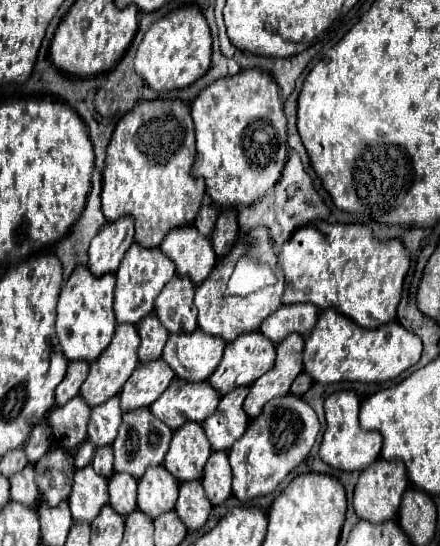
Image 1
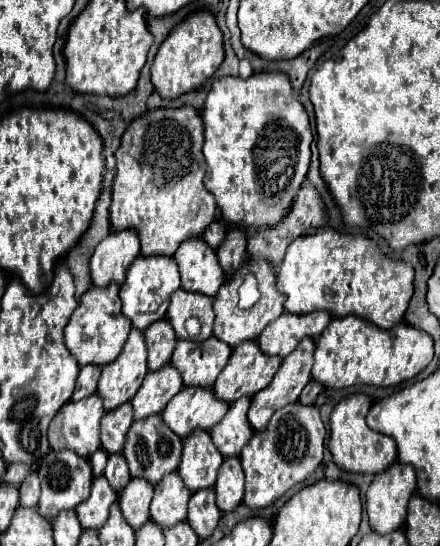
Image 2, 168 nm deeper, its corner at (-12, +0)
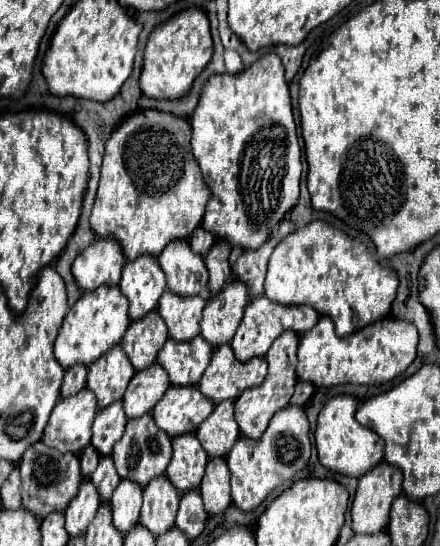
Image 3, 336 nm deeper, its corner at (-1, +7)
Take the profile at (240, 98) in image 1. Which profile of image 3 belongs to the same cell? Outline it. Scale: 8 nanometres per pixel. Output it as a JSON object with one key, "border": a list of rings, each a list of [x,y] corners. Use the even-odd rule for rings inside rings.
{"border":[[[269,53],[237,75],[211,75],[189,117],[191,151],[211,191],[201,227],[245,251],[261,247],[299,199],[301,149],[283,73],[279,55]]]}

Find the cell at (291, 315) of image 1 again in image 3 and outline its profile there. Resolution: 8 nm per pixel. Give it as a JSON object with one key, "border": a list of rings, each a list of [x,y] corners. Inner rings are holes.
{"border":[[[257,297],[249,303],[249,307],[245,309],[245,315],[241,319],[241,325],[231,341],[231,349],[235,353],[235,357],[239,361],[249,361],[251,357],[263,357],[267,353],[267,349],[271,347],[271,343],[287,329],[295,331],[297,335],[303,335],[305,331],[309,331],[315,323],[317,323],[319,315],[313,307],[307,305],[297,305],[297,307],[285,307],[279,303],[269,301],[267,297]]]}

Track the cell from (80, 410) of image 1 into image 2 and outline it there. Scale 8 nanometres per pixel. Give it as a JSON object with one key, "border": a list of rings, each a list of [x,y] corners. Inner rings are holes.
{"border":[[[92,394],[80,402],[66,402],[50,422],[52,450],[72,450],[88,458],[100,448],[100,418],[106,414],[102,398]]]}

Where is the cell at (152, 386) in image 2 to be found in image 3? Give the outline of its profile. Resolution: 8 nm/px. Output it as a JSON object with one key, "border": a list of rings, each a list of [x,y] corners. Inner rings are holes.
{"border":[[[153,363],[145,371],[137,371],[125,391],[123,407],[129,419],[137,419],[145,413],[151,413],[155,403],[161,401],[169,389],[169,379],[159,363]]]}

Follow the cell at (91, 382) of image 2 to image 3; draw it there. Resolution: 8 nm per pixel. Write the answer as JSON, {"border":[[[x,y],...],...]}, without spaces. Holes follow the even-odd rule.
{"border":[[[73,365],[73,367],[65,369],[61,397],[69,397],[69,395],[75,395],[77,391],[81,391],[85,387],[85,381],[87,381],[87,367],[85,365]]]}

